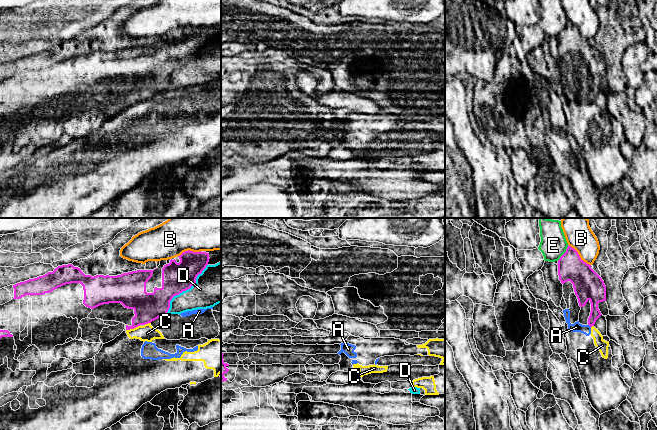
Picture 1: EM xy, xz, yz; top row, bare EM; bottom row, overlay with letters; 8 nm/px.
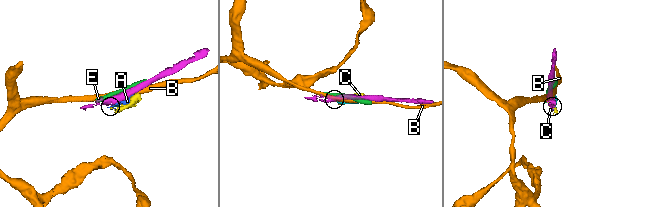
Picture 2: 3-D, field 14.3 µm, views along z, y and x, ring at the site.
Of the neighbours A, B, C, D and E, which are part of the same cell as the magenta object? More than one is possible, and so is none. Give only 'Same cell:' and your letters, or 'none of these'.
Same cell: none of these

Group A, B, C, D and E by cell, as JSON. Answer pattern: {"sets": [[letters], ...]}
{"sets": [["A", "C"], ["B"], ["D"], ["E"]]}

